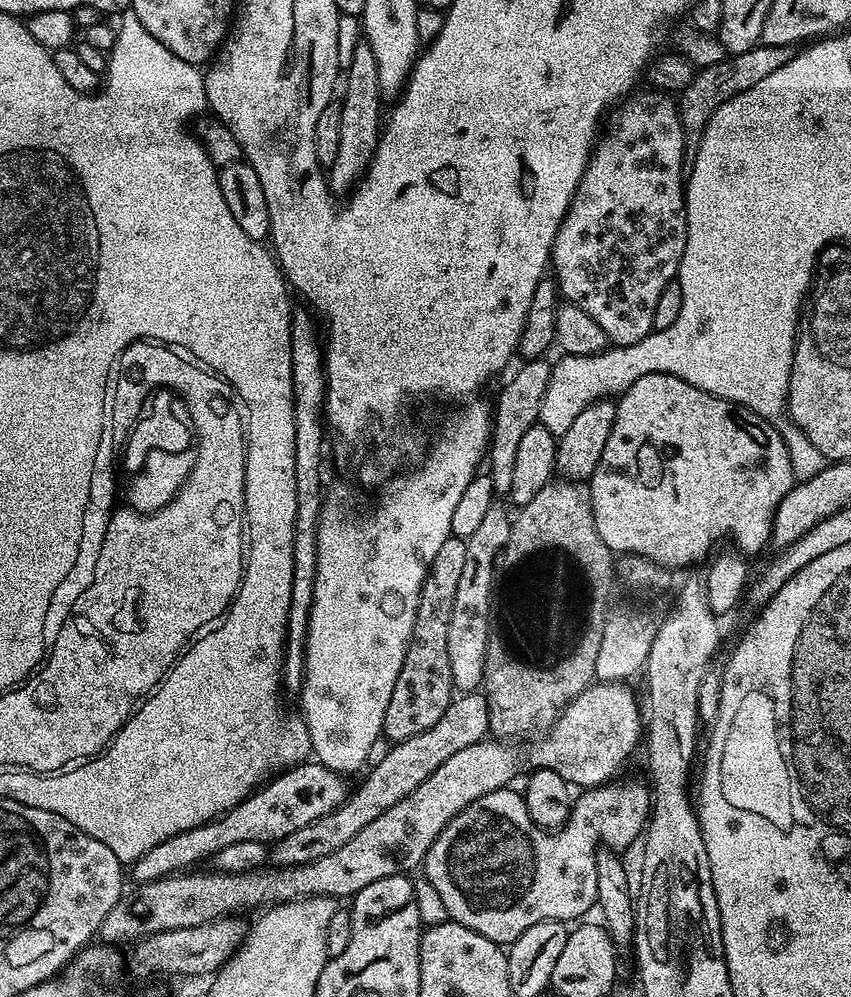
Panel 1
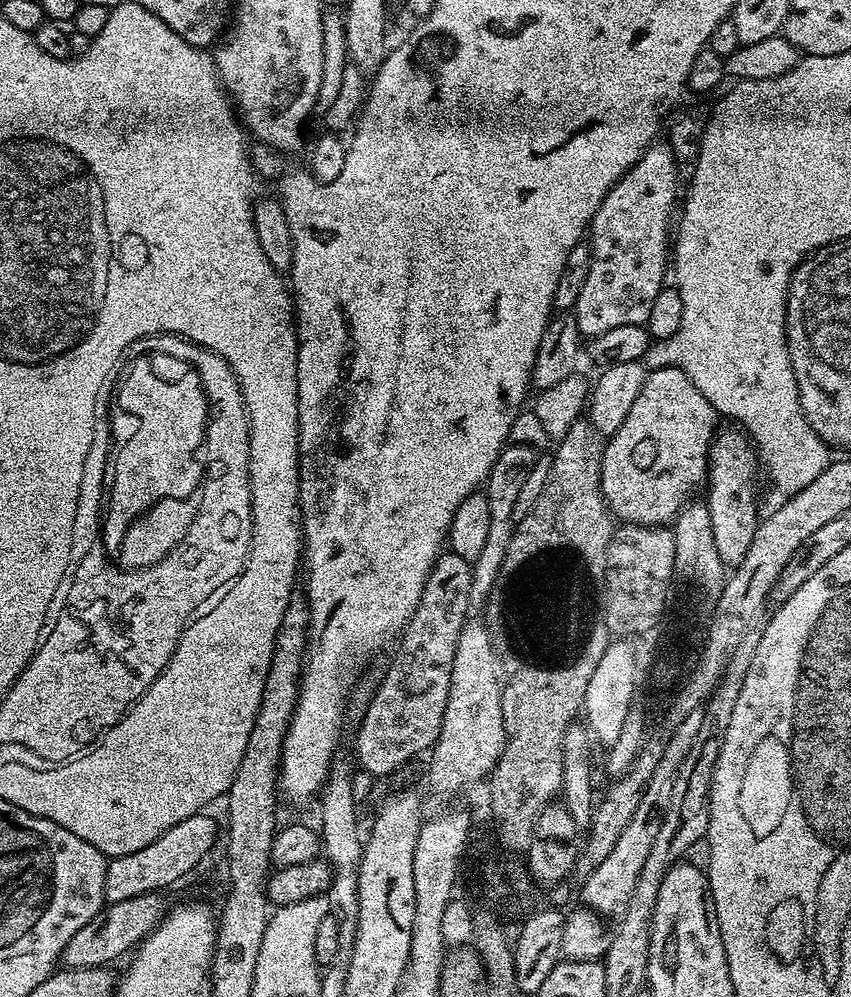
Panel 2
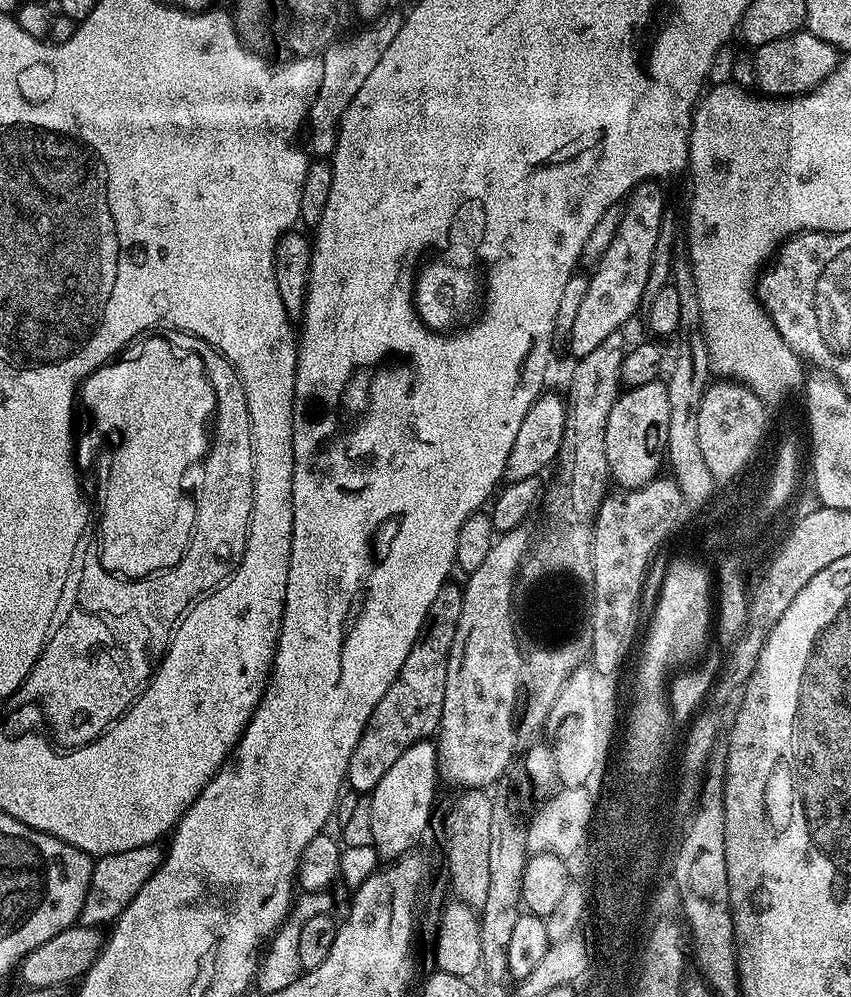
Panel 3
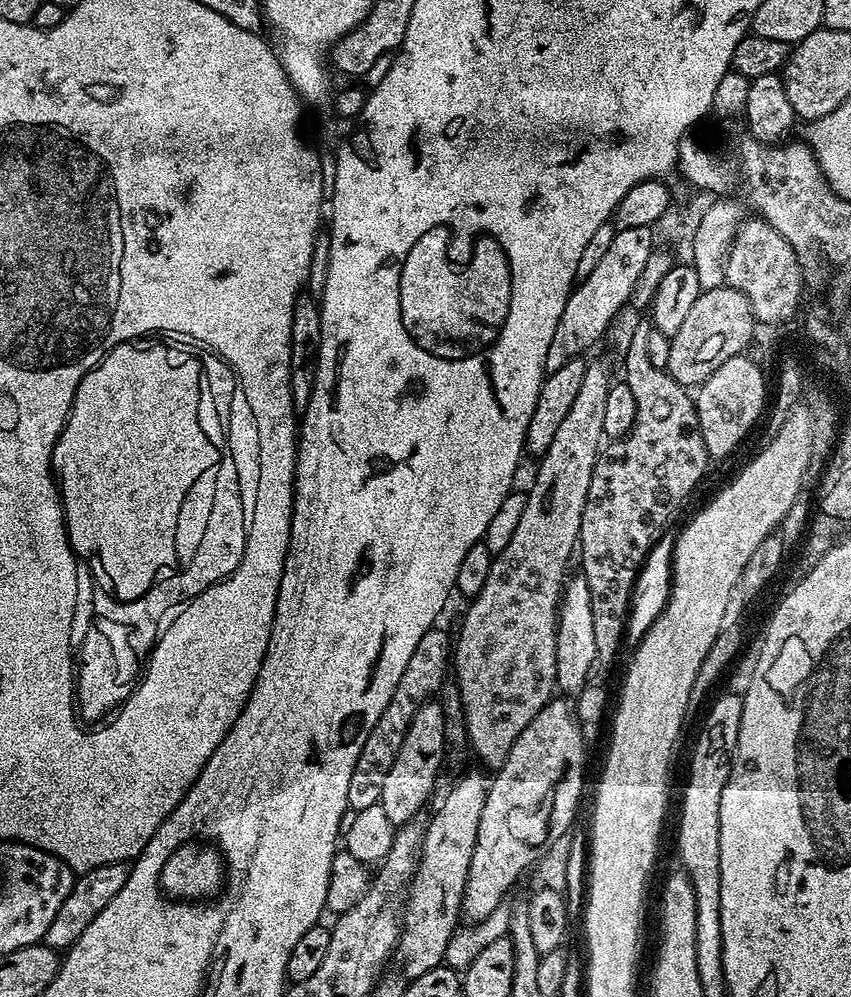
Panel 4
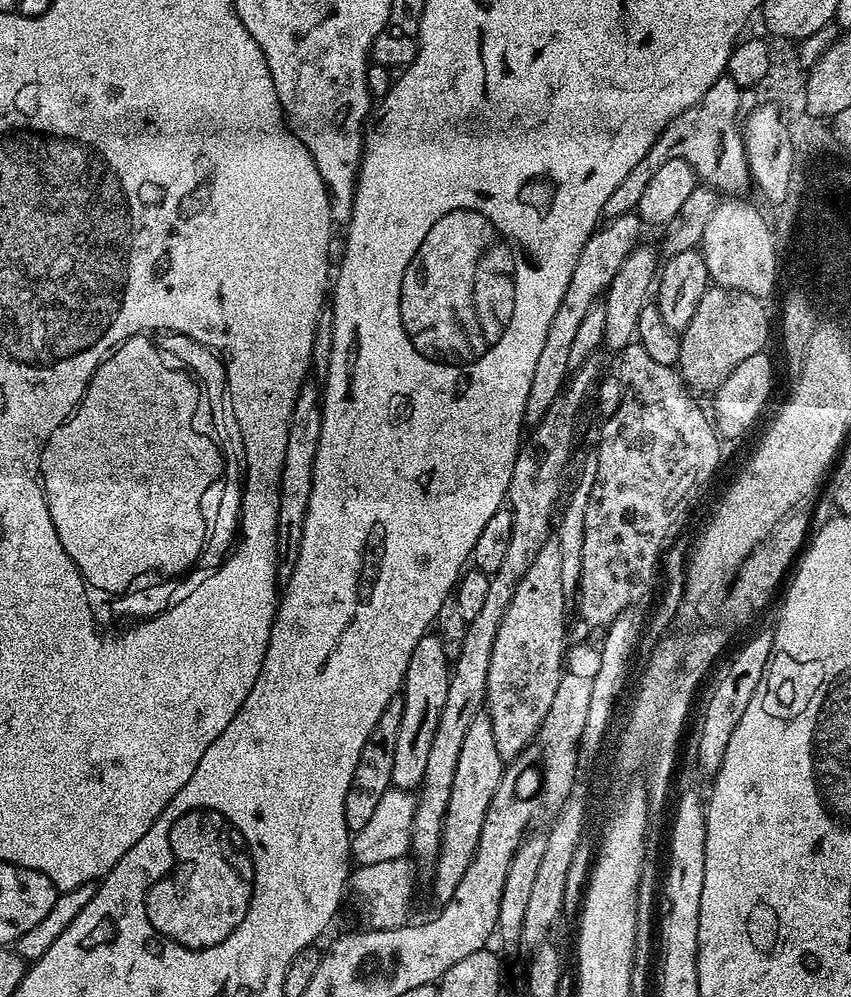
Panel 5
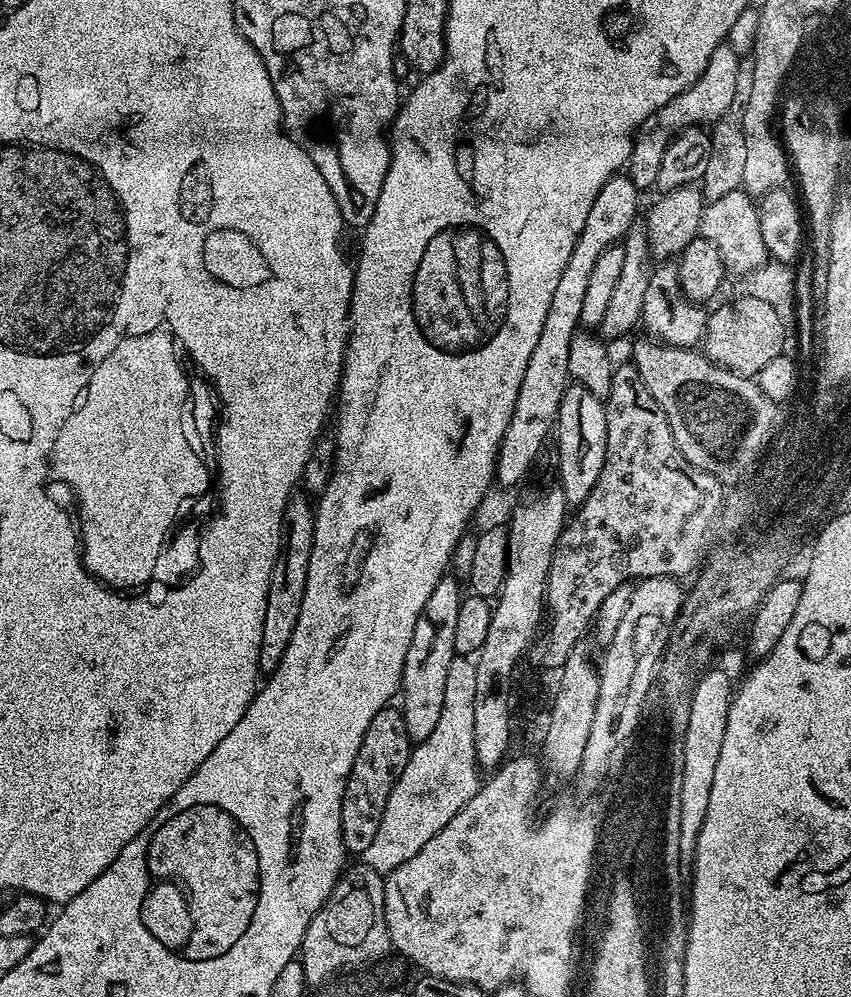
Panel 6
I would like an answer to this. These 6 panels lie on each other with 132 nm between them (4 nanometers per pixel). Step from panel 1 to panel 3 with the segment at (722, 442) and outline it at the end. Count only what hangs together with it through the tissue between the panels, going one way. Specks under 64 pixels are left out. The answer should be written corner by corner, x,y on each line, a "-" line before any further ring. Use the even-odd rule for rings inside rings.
655,379
621,391
606,422
606,462
611,479
615,483
617,480
624,490
640,488
655,480
666,460
667,438
668,394
665,385

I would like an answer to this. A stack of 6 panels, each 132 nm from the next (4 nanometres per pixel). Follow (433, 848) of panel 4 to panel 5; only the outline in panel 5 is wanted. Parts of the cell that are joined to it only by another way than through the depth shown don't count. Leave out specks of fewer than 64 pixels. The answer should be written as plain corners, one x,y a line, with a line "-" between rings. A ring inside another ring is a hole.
481,711
471,724
462,741
462,750
458,753
458,766
454,766
454,787
450,789
450,806
446,810
440,853
432,869
432,896
437,905
443,906
454,898
466,866
476,856
478,838
482,834
482,822
488,819
492,799
501,791
500,783
505,783
506,762
498,754
498,745
494,743
494,726
490,726
487,711
-
500,788
500,789
499,789

